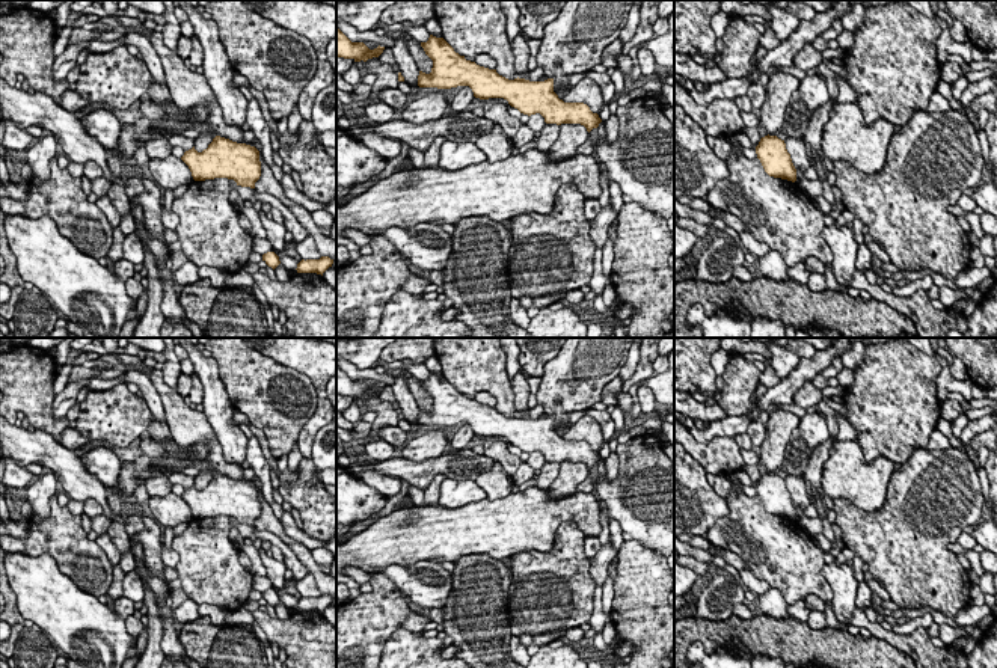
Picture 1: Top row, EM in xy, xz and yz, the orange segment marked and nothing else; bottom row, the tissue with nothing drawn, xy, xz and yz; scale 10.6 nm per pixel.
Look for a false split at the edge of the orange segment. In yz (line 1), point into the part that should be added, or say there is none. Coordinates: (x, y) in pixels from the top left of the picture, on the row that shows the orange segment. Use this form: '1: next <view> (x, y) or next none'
1: next none

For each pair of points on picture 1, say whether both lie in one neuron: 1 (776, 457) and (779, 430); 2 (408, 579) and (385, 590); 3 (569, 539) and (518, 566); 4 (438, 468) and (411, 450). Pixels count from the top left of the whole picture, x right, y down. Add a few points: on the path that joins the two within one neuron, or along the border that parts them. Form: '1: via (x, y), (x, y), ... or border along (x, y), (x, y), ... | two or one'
1: via (776, 451), (777, 436) | one
2: border along (379, 570), (409, 599) | two
3: via (560, 552), (546, 566), (531, 566) | one
4: border along (445, 451), (421, 460), (401, 457) | two

